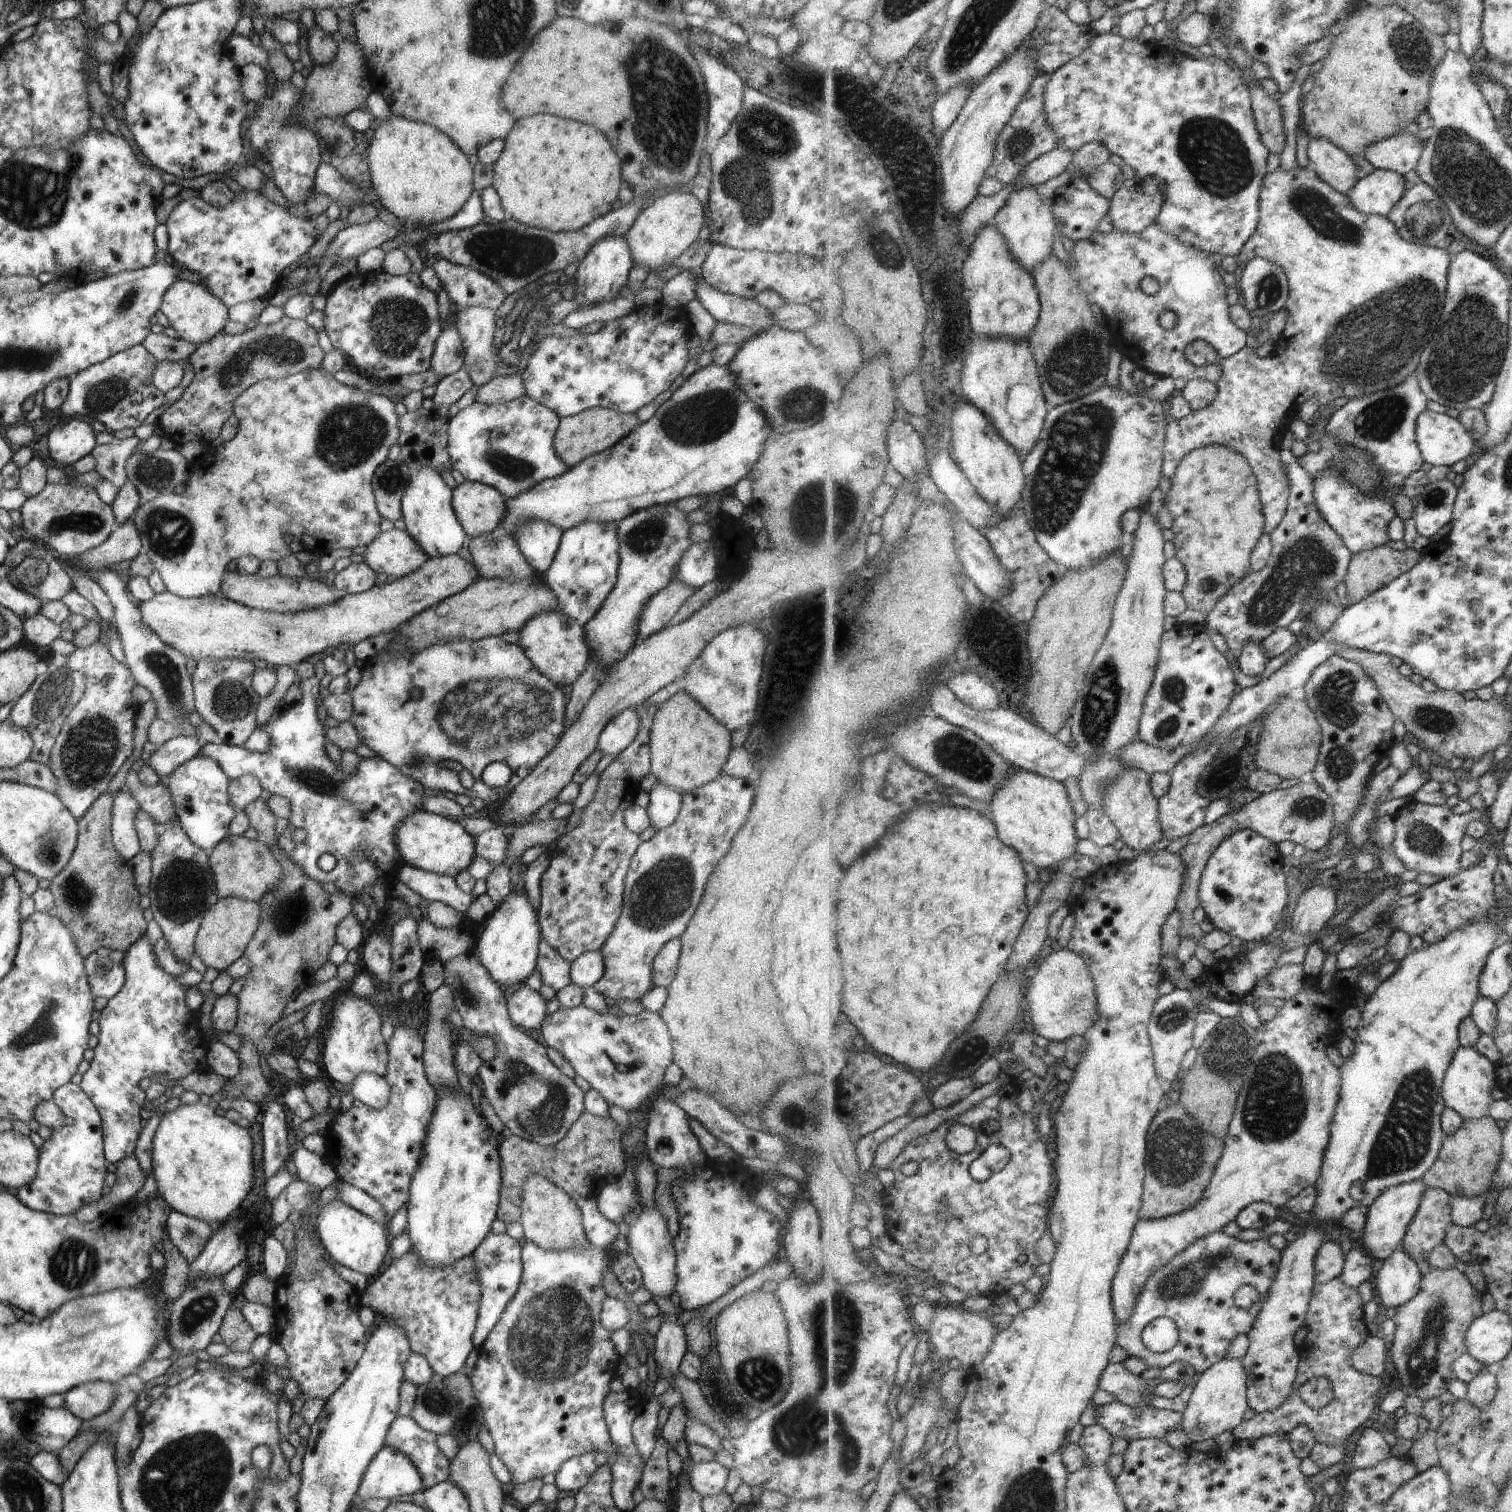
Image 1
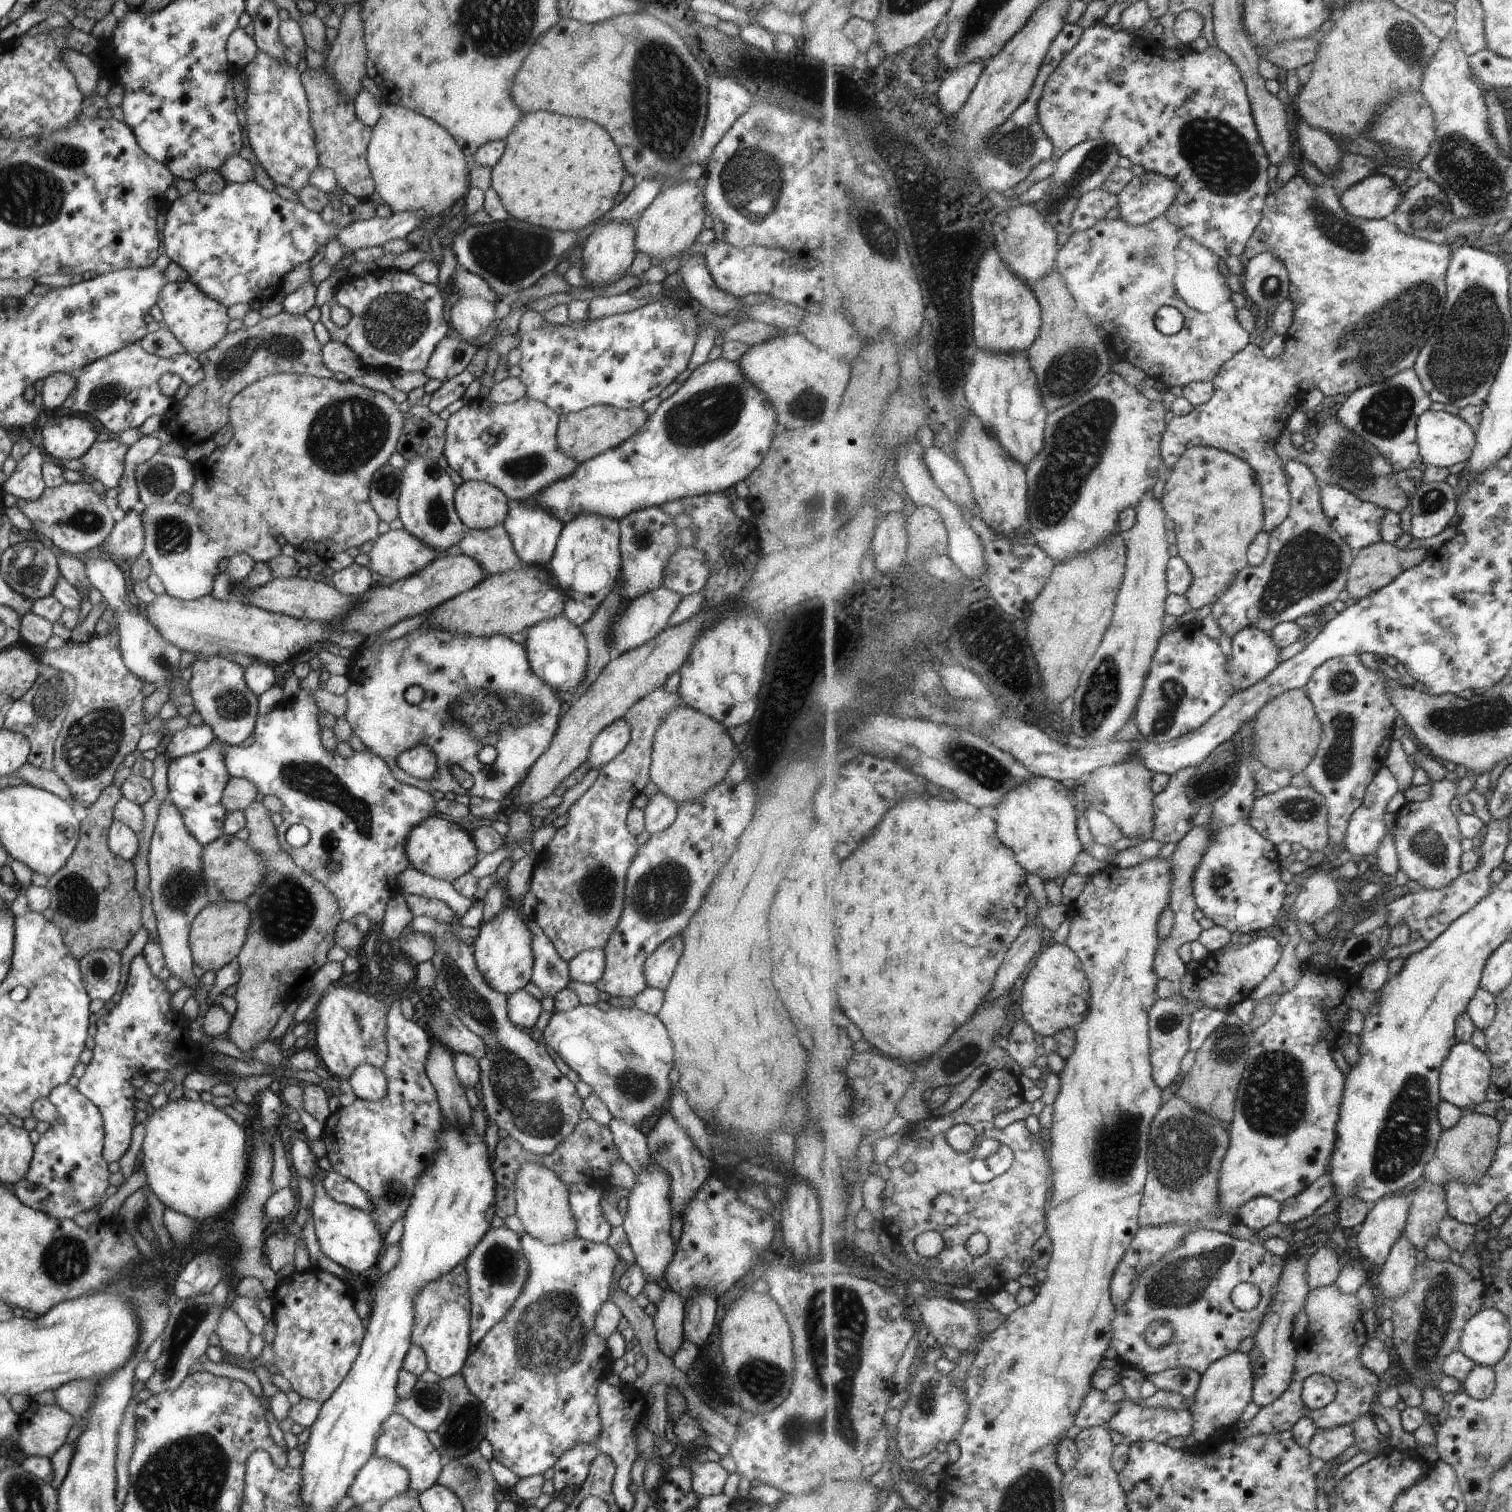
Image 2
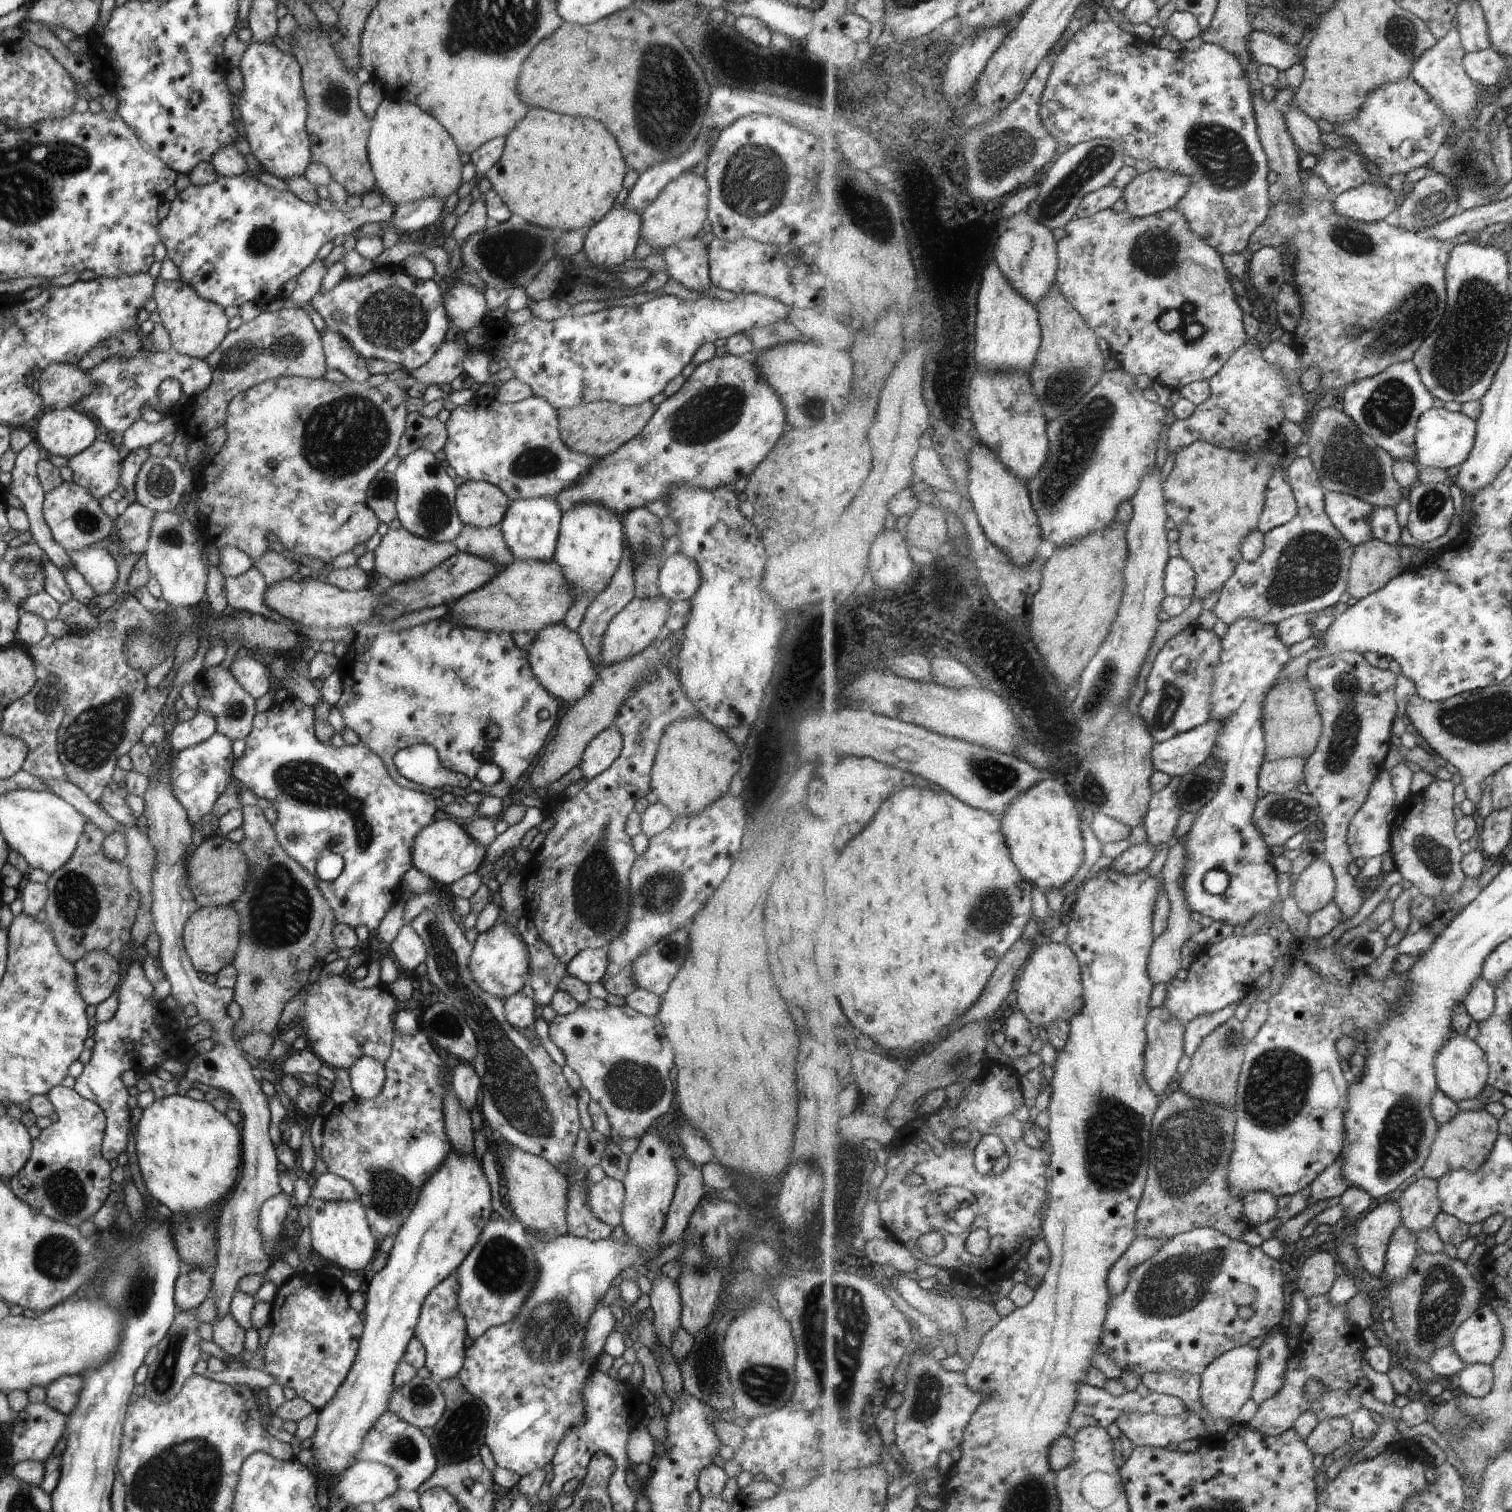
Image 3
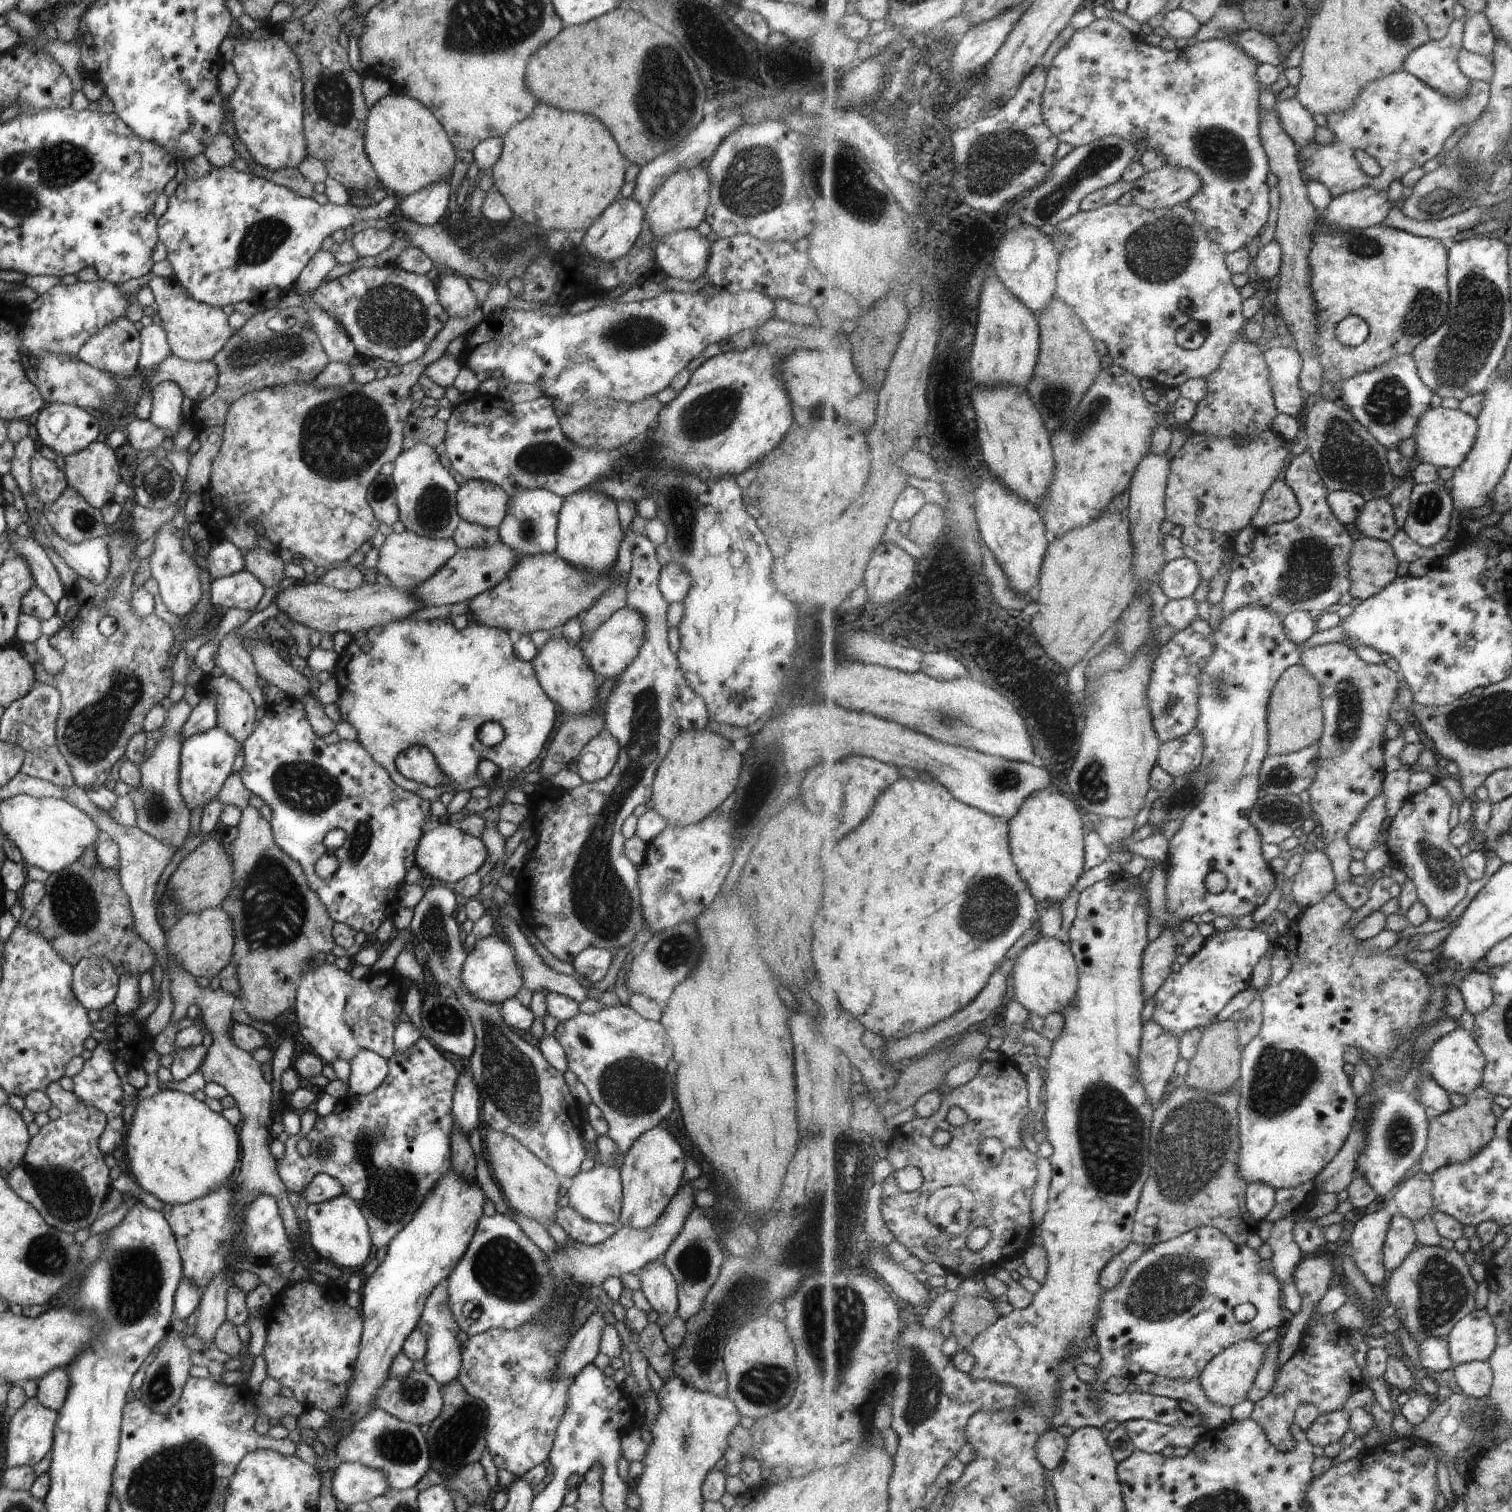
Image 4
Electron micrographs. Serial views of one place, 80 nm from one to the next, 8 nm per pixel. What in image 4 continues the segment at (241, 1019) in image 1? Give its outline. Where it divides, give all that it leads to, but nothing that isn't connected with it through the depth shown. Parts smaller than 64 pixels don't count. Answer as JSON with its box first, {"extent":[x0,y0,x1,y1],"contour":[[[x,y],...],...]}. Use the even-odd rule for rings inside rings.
{"extent":[220,805,335,1022],"contour":[[[247,805],[240,809],[240,819],[236,824],[238,830],[238,837],[234,841],[227,843],[224,847],[226,848],[227,854],[232,860],[232,887],[227,896],[220,902],[220,906],[229,916],[232,922],[232,933],[234,936],[234,945],[232,948],[231,961],[236,966],[236,977],[239,987],[238,996],[241,1006],[247,1011],[247,1014],[253,1020],[262,1020],[265,1022],[272,1022],[273,1018],[276,1018],[281,1013],[287,1013],[294,1005],[296,988],[299,982],[299,978],[304,973],[306,968],[306,961],[313,960],[316,954],[327,954],[331,952],[331,948],[334,946],[334,940],[332,937],[332,926],[335,922],[331,920],[331,917],[327,914],[326,906],[320,901],[320,898],[311,890],[308,885],[307,879],[301,870],[301,867],[295,860],[293,860],[287,853],[284,853],[272,837],[272,828],[270,822],[263,819],[259,815],[259,809],[253,806]]]}

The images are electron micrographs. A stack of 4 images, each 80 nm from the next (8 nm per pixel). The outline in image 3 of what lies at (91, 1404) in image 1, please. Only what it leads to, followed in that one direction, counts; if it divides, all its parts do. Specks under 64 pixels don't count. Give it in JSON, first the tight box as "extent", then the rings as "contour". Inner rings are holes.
{"extent":[44,1374,82,1415],"contour":[[[79,1374],[61,1375],[44,1388],[45,1403],[66,1415],[75,1406],[82,1382],[82,1376]]]}

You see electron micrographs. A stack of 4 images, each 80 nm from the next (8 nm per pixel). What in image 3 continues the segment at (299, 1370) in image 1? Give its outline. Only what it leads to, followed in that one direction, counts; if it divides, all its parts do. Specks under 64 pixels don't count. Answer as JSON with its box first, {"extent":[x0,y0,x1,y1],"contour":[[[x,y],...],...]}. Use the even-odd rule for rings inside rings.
{"extent":[263,1271,362,1411],"contour":[[[318,1271],[297,1272],[277,1288],[273,1302],[269,1302],[270,1316],[267,1324],[271,1327],[271,1334],[263,1354],[263,1372],[269,1373],[282,1387],[287,1386],[294,1390],[299,1398],[314,1406],[316,1411],[322,1409],[331,1397],[334,1397],[335,1391],[343,1382],[353,1364],[362,1333],[359,1313],[349,1307],[349,1292],[341,1284],[338,1287],[325,1287],[322,1278],[327,1278],[327,1274]]]}

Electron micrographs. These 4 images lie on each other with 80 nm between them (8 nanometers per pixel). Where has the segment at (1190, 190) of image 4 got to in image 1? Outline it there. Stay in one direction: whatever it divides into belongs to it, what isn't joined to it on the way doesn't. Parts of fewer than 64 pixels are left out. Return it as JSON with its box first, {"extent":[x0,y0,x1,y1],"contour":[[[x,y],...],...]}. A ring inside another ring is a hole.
{"extent":[1110,177,1165,234],"contour":[[[1155,177],[1125,181],[1110,200],[1111,224],[1124,233],[1141,234],[1157,222],[1165,200],[1162,183]]]}

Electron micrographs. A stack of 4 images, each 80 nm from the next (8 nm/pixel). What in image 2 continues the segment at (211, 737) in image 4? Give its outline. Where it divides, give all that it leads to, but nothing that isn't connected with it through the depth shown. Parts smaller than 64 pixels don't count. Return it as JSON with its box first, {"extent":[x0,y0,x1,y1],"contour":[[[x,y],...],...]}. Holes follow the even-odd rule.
{"extent":[163,739,229,846],"contour":[[[219,739],[212,741],[200,751],[177,757],[168,762],[166,771],[167,796],[163,802],[174,805],[181,815],[185,828],[203,846],[224,833],[223,819],[227,814],[221,804],[223,787],[229,774],[223,762],[223,744]]]}

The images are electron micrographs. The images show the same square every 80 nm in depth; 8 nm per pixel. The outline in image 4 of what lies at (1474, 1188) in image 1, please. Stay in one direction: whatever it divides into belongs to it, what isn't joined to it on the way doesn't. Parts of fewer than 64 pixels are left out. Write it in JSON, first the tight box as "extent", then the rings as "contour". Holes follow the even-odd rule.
{"extent":[1420,1087,1498,1174],"contour":[[[1480,1087],[1473,1090],[1463,1106],[1451,1108],[1447,1114],[1439,1118],[1429,1120],[1429,1141],[1427,1150],[1421,1158],[1420,1170],[1426,1174],[1433,1174],[1443,1166],[1455,1164],[1455,1162],[1469,1162],[1473,1156],[1477,1156],[1493,1138],[1495,1138],[1495,1128],[1498,1126],[1498,1119],[1491,1110],[1495,1095],[1489,1090]]]}

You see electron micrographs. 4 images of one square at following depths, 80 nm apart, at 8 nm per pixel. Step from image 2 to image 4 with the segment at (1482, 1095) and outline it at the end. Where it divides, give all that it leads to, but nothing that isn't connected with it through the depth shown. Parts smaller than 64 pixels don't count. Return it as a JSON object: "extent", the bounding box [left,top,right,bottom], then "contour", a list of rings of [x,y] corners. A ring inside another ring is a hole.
{"extent":[1427,1029,1486,1095],"contour":[[[1457,1029],[1452,1034],[1441,1038],[1428,1054],[1427,1070],[1450,1094],[1471,1095],[1481,1087],[1486,1070],[1486,1056],[1471,1032]]]}

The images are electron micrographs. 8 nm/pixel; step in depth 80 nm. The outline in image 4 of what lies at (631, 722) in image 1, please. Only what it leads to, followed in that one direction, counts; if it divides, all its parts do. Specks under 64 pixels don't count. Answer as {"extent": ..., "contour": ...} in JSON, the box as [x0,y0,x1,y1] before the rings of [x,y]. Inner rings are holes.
{"extent":[576,728,619,783],"contour":[[[605,728],[583,745],[576,758],[577,774],[582,782],[590,783],[603,778],[615,764],[619,749],[617,739]]]}

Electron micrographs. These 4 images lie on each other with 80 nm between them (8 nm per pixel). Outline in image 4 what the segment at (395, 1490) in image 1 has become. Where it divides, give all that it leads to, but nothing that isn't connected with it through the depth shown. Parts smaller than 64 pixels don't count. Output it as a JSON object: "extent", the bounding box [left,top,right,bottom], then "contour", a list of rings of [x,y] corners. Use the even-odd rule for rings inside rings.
{"extent":[330,1463,387,1507],"contour":[[[340,1463],[330,1480],[331,1494],[347,1507],[355,1502],[368,1503],[387,1489],[387,1479],[381,1471],[359,1463]]]}

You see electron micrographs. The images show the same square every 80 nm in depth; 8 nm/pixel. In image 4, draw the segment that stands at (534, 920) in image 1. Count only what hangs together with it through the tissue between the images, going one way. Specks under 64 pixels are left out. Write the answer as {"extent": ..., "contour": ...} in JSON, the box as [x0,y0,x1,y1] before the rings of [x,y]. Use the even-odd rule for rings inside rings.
{"extent":[460,931,522,1006],"contour":[[[498,931],[480,938],[473,949],[465,957],[460,972],[462,985],[476,999],[492,1002],[499,1006],[504,1000],[511,998],[522,987],[521,973],[514,957],[513,947]]]}

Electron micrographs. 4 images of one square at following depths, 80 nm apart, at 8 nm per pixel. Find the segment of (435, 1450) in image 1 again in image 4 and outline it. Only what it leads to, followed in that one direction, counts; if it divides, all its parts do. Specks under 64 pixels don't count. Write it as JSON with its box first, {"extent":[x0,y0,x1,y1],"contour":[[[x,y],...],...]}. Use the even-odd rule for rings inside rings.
{"extent":[334,1408,430,1491],"contour":[[[372,1408],[354,1422],[350,1432],[337,1440],[334,1452],[341,1463],[359,1463],[381,1471],[387,1479],[388,1488],[396,1491],[413,1487],[430,1468],[427,1441],[419,1427],[377,1408]]]}

